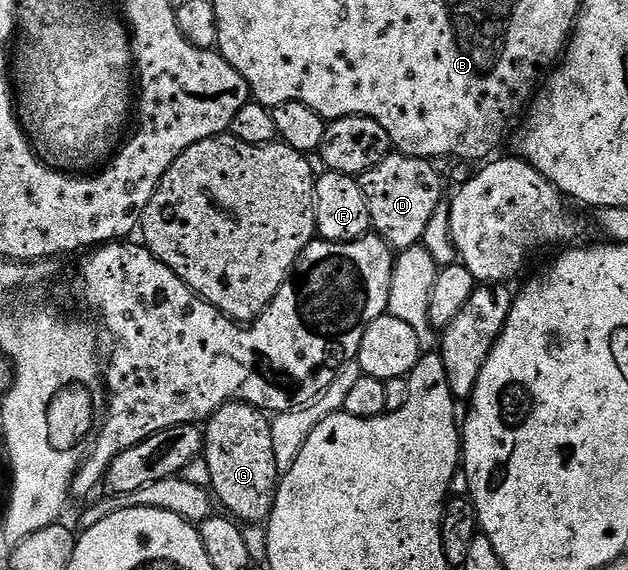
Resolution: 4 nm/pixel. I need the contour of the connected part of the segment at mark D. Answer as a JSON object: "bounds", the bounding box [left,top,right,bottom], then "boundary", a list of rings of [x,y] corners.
{"bounds":[357,151,444,251],"boundary":[[[392,151],[377,167],[365,171],[357,178],[361,191],[365,191],[365,203],[369,203],[369,215],[371,216],[371,228],[382,241],[391,246],[392,250],[402,251],[418,246],[425,235],[425,227],[437,210],[439,202],[444,200],[443,181],[439,173],[434,169],[432,162],[425,157],[410,157],[398,151]]]}

